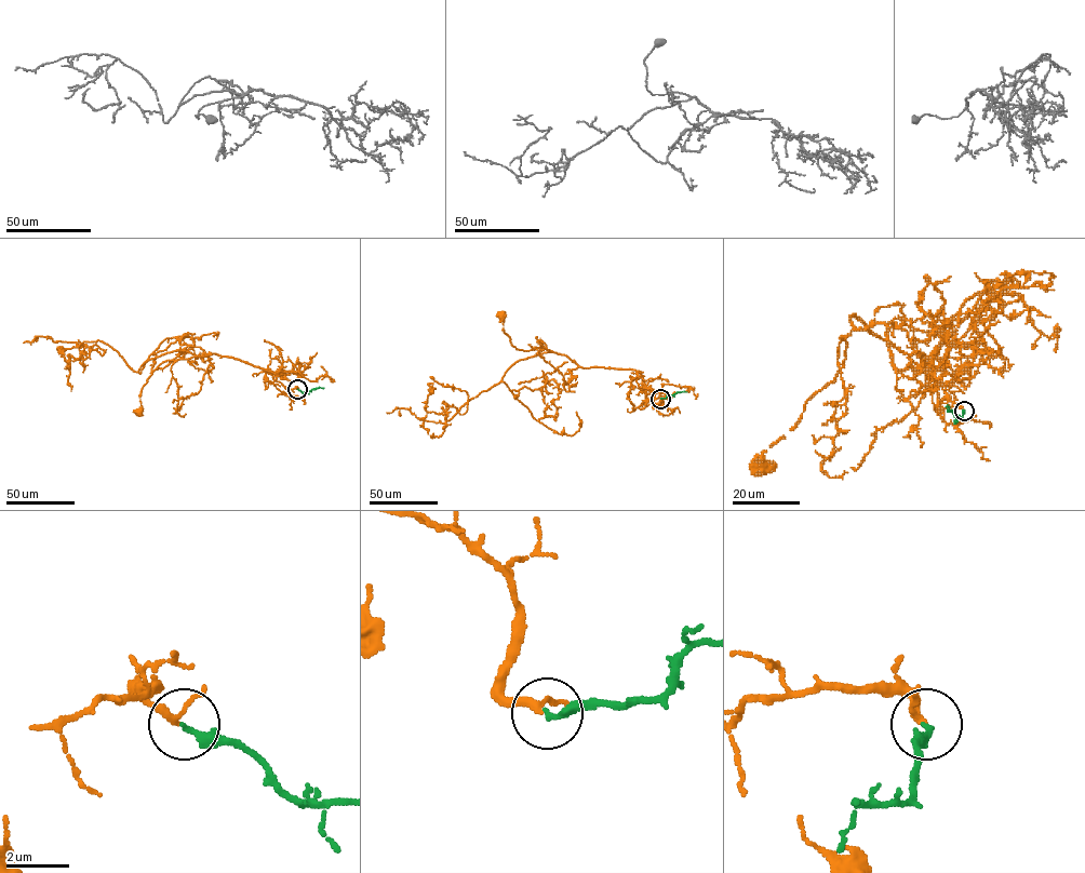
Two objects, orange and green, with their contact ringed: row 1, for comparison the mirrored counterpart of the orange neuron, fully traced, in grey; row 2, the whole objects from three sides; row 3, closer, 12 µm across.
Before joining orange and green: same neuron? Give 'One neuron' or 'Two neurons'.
One neuron

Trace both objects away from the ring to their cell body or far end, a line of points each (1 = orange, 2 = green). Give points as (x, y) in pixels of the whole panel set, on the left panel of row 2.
1: (297, 389), (276, 380), (273, 372), (209, 353), (160, 363), (141, 390), (139, 412)
2: (297, 389), (306, 392), (323, 388)

